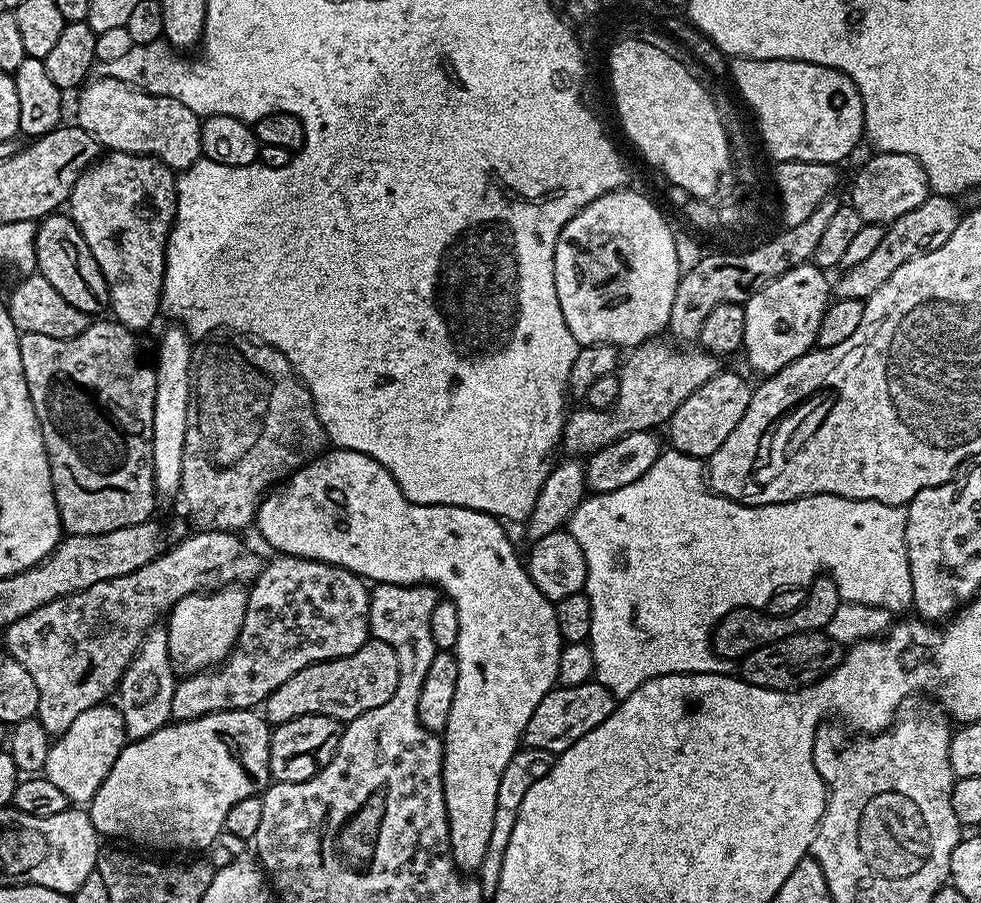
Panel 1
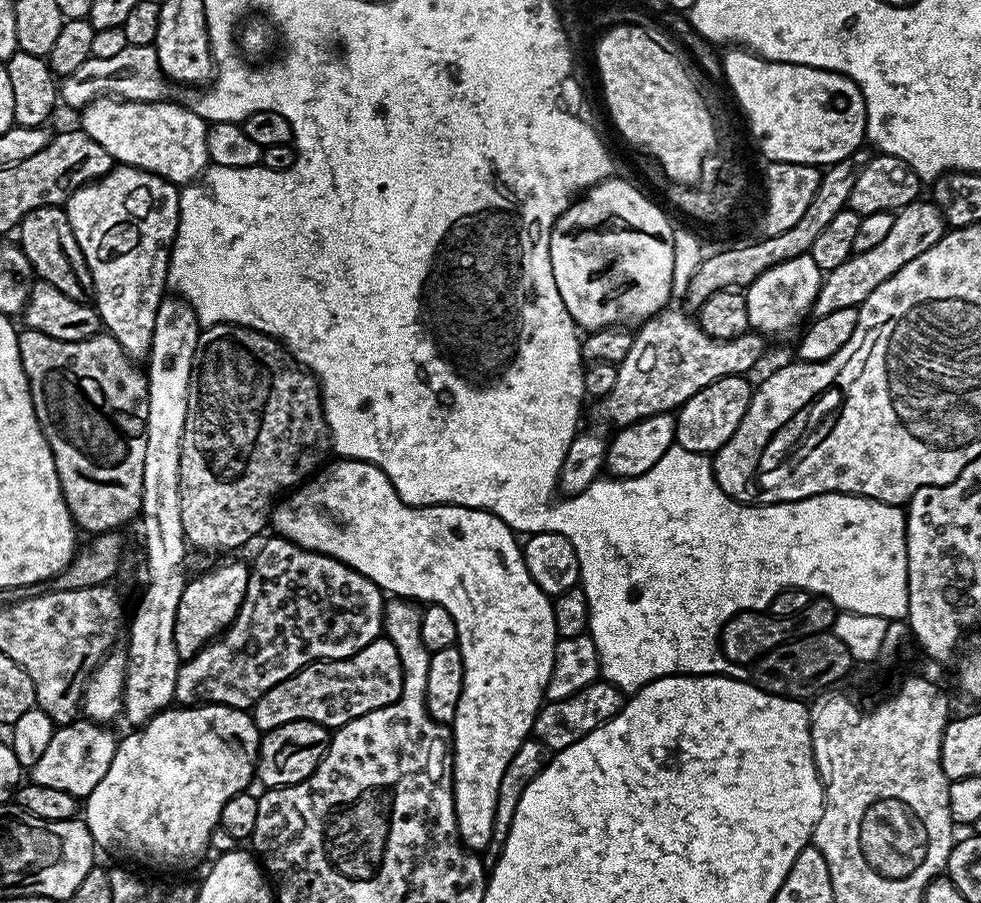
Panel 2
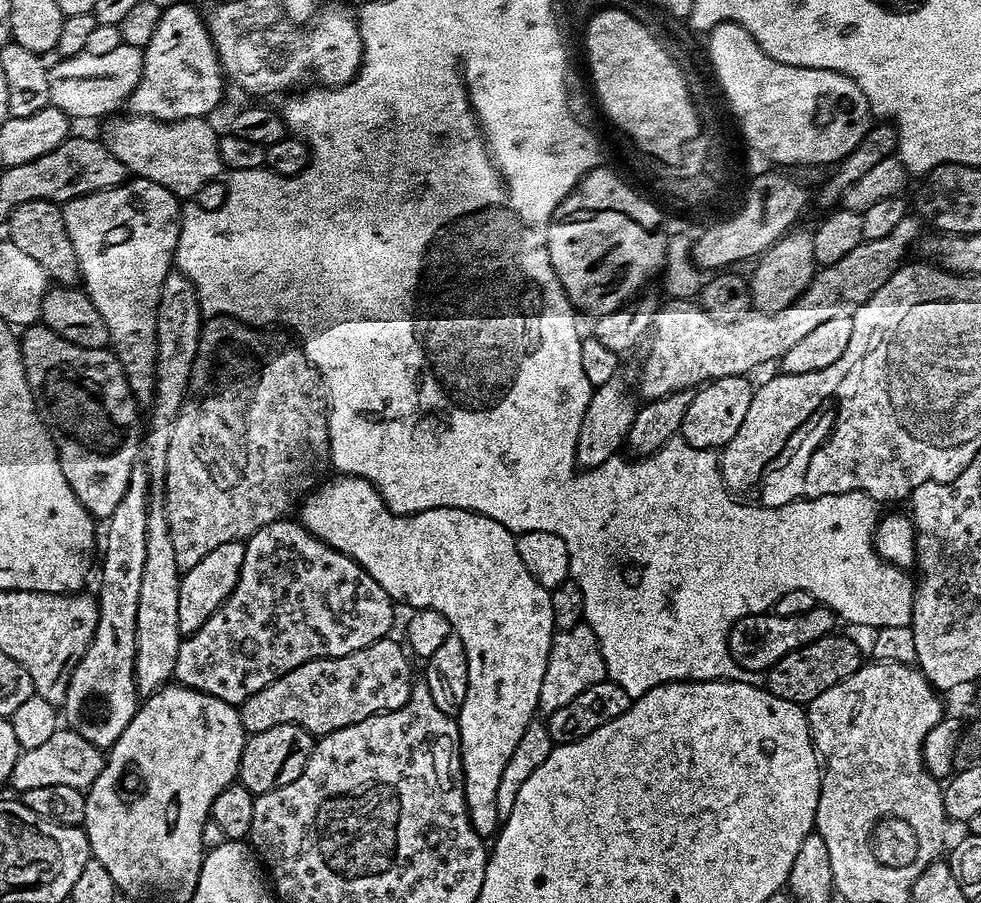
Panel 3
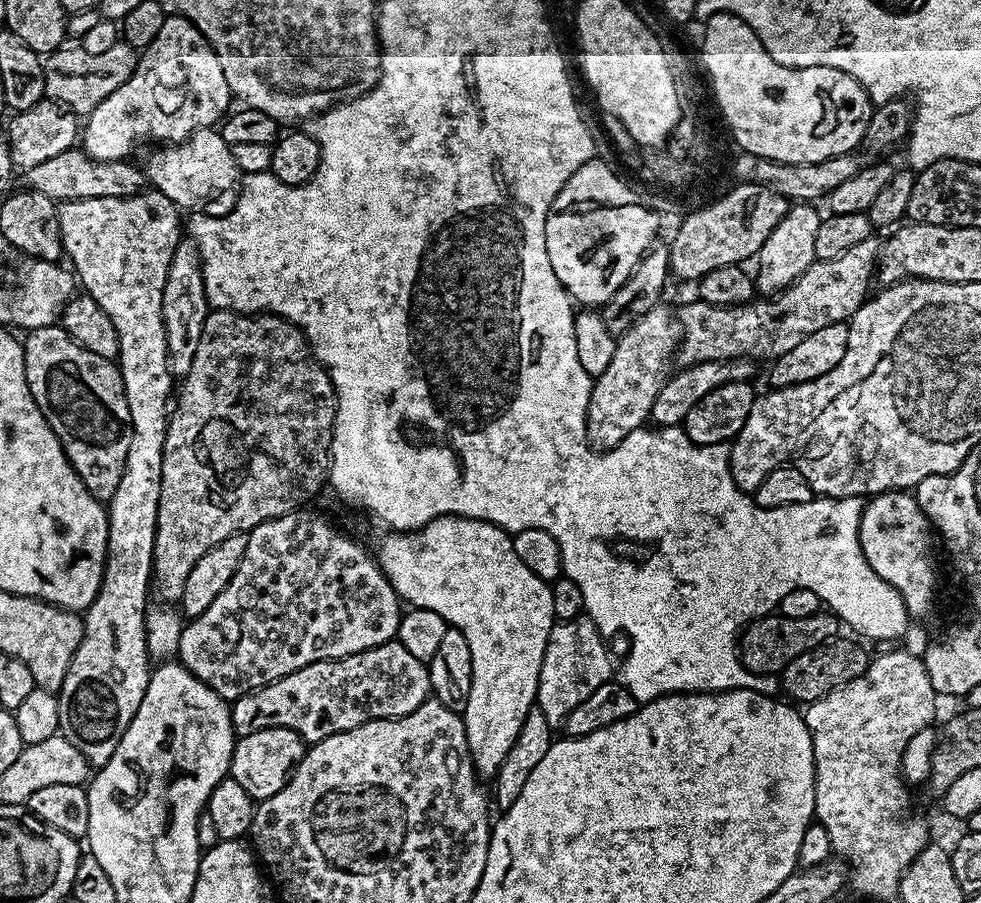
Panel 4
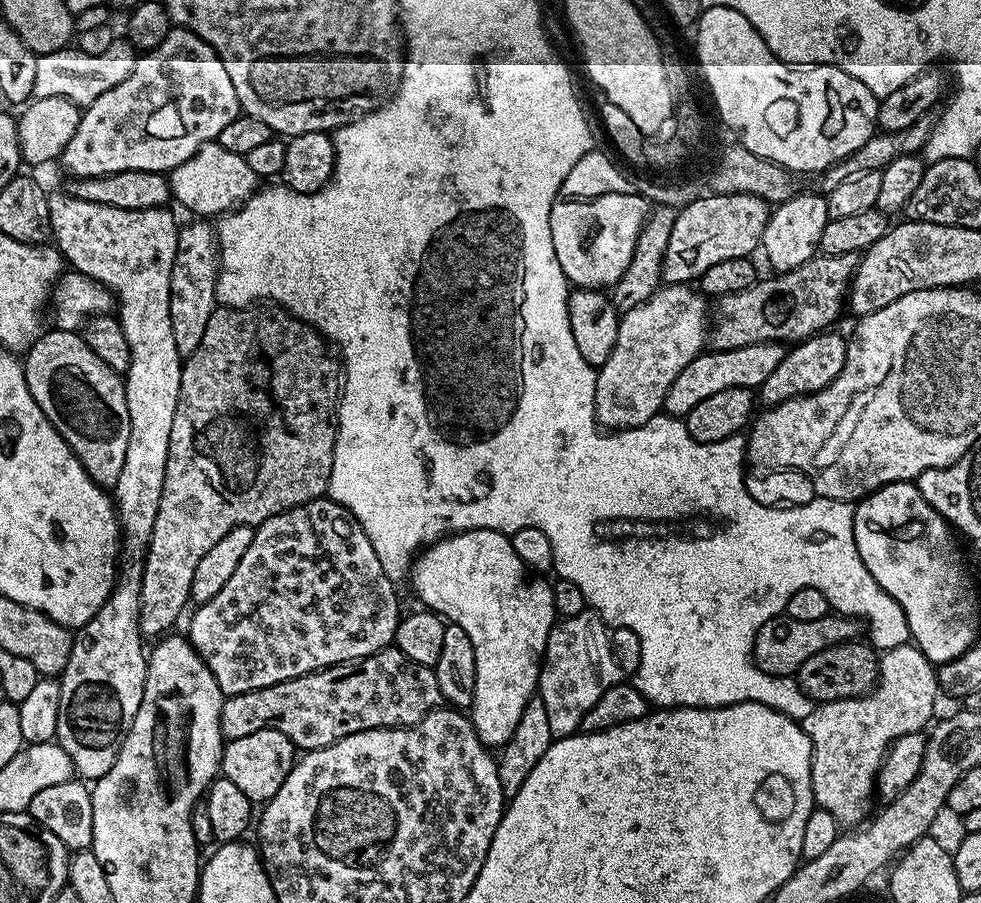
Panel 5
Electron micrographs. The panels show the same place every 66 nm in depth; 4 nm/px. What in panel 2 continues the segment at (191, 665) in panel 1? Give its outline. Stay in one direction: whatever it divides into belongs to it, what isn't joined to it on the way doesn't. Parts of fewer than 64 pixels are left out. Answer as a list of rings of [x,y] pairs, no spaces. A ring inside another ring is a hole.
[[[228,560],[225,564],[194,577],[193,580],[191,577],[185,583],[182,598],[178,598],[178,614],[174,618],[174,646],[181,661],[198,654],[198,650],[211,644],[224,629],[232,625],[242,606],[242,598],[246,598],[249,571],[247,563]]]

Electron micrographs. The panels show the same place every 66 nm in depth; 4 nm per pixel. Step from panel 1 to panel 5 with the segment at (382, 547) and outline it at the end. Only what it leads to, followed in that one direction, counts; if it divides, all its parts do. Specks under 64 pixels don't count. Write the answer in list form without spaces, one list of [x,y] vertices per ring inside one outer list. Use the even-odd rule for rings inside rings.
[[[485,528],[453,532],[435,544],[428,545],[415,557],[410,569],[411,580],[412,588],[425,609],[444,617],[447,623],[462,626],[462,630],[466,630],[466,635],[470,637],[476,663],[470,719],[483,744],[502,746],[514,734],[514,726],[518,726],[518,718],[522,718],[526,702],[530,702],[530,698],[538,692],[540,661],[544,658],[552,625],[558,619],[552,584],[524,565],[522,558],[514,554],[512,541],[505,533]]]

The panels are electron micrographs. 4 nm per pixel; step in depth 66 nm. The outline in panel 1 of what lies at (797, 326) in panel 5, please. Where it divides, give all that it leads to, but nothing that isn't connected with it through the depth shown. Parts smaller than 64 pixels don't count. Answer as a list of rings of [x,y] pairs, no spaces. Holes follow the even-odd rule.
[[[929,194],[922,206],[910,210],[910,214],[902,214],[902,218],[887,225],[882,243],[866,257],[866,262],[858,262],[858,266],[844,268],[839,273],[840,281],[834,284],[835,295],[841,300],[865,301],[886,282],[886,278],[890,278],[890,274],[894,274],[894,270],[898,270],[898,266],[910,262],[910,258],[918,258],[930,250],[941,248],[950,234],[954,234],[962,215],[962,209],[955,203],[957,201],[951,196]],[[651,340],[631,349],[621,363],[619,390],[616,404],[611,409],[602,410],[581,406],[567,415],[564,423],[562,446],[574,456],[589,456],[604,449],[632,432],[647,432],[665,425],[672,419],[674,410],[686,398],[700,389],[721,371],[719,357],[712,356],[701,348],[678,350],[662,340]]]

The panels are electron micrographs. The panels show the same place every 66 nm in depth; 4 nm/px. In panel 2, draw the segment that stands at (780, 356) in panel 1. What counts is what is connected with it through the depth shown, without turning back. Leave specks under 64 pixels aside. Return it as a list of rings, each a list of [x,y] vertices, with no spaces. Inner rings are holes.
[[[811,254],[784,260],[781,264],[775,264],[770,270],[758,274],[756,281],[748,285],[744,292],[749,329],[755,330],[764,338],[784,336],[787,332],[794,331],[796,327],[799,329],[813,311],[821,279],[821,270],[814,263]]]

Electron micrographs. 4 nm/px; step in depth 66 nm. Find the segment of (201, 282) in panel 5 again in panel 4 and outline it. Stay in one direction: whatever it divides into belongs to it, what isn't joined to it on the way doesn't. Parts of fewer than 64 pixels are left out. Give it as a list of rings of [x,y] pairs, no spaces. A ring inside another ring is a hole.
[[[181,239],[179,246],[174,250],[174,258],[166,274],[166,286],[162,290],[166,350],[173,377],[182,378],[190,370],[190,362],[194,362],[194,354],[198,350],[198,338],[202,338],[202,326],[206,322],[209,311],[210,305],[206,298],[206,286],[200,265],[200,252],[191,239]]]

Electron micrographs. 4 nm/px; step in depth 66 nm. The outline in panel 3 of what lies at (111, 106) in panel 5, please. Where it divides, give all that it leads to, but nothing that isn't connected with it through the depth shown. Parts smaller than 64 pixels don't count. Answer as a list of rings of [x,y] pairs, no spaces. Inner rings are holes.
[[[178,2],[163,9],[158,18],[158,30],[154,38],[144,49],[144,76],[132,95],[128,97],[127,107],[138,116],[153,116],[156,120],[185,120],[186,118],[208,118],[220,104],[224,96],[226,77],[220,66],[220,57],[212,45],[212,33],[209,32],[205,17],[192,4]]]

